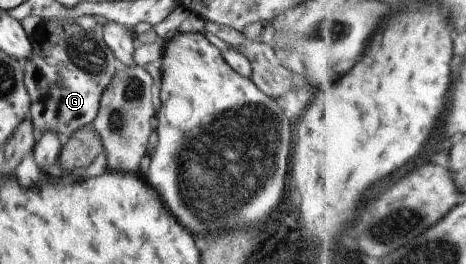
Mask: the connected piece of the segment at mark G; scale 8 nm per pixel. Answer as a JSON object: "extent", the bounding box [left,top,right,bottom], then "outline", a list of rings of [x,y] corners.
{"extent":[21,19,119,145],"outline":[[[70,19],[41,21],[28,38],[32,51],[21,64],[23,85],[30,97],[28,115],[34,136],[37,139],[44,131],[53,130],[63,145],[73,132],[93,121],[101,94],[119,65],[114,53],[102,38],[96,37],[94,30],[84,30]]]}

